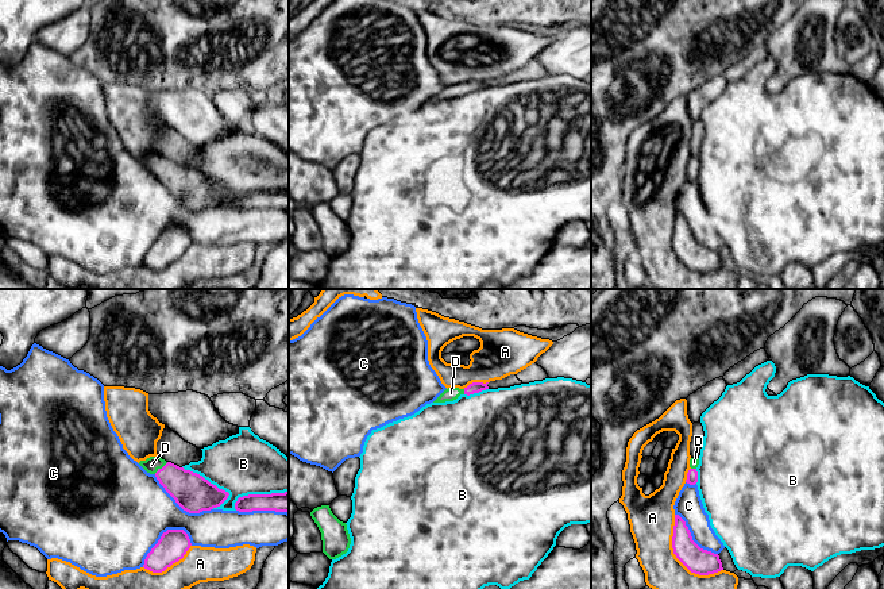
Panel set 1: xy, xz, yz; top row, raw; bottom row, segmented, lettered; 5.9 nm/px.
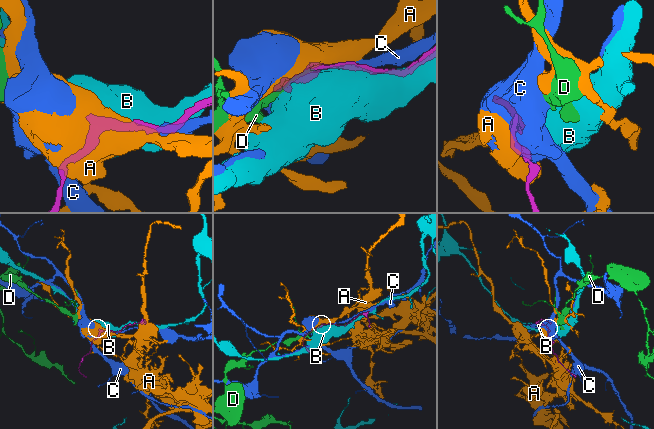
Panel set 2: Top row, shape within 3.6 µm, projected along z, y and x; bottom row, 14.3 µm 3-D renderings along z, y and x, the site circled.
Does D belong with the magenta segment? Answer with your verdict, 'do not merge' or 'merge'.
merge

